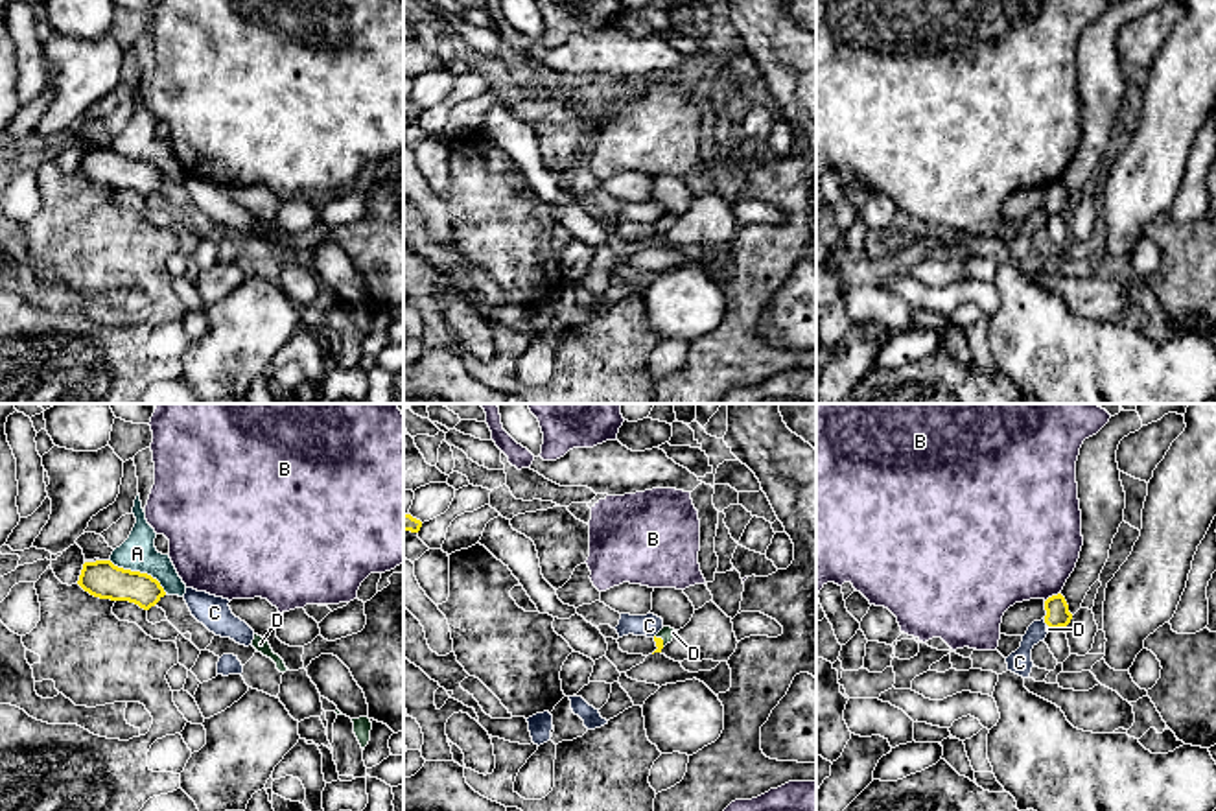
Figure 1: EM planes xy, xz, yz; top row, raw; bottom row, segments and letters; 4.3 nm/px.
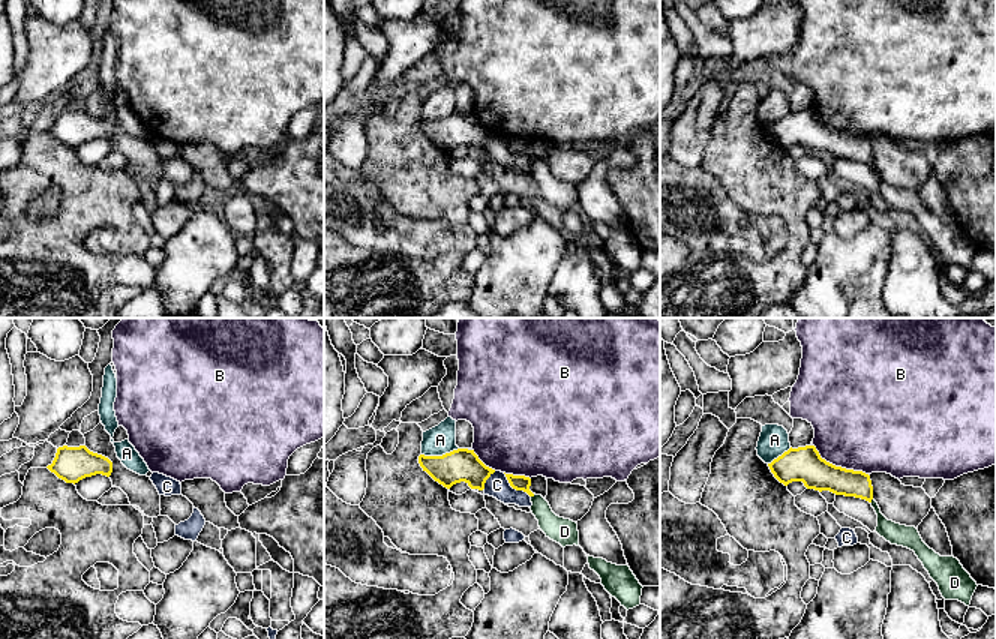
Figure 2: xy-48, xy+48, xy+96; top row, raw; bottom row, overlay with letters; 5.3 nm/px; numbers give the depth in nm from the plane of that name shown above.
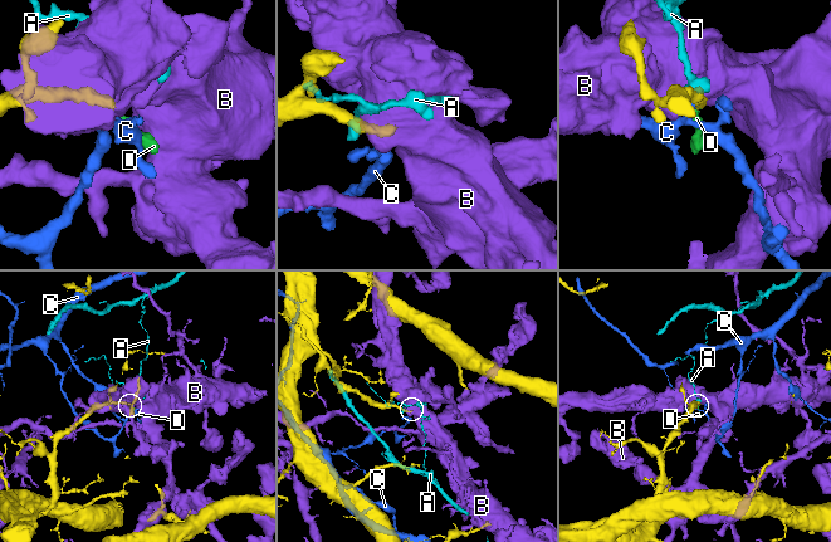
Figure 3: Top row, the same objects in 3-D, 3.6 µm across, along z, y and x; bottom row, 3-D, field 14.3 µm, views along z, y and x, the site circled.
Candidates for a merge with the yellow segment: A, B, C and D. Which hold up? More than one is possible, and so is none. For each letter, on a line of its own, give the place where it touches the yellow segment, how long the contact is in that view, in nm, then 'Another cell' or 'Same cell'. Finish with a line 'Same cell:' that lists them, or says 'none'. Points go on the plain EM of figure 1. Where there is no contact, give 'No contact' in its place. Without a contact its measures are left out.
A: Touches yellow at xy (139, 159). Shared border 300 nm. Another cell
B: Touches yellow at yz (1052, 183). Shared border 80 nm. Another cell
C: Touches yellow at yz (1045, 209). Shared border 30 nm. Another cell
D: Touches yellow at xz (662, 227). Shared border 60 nm. Same cell
Same cell: D

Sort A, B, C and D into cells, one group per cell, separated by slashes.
A / B / C / D

